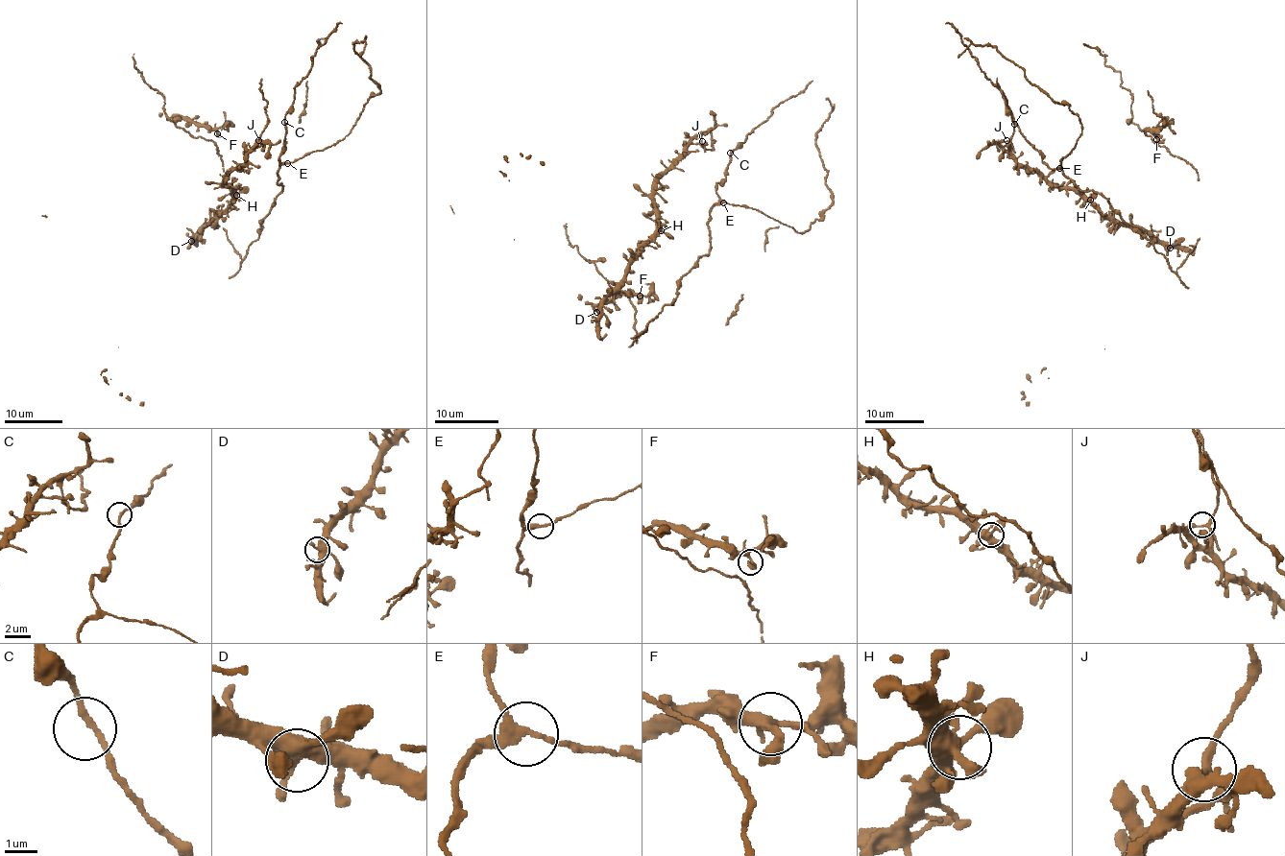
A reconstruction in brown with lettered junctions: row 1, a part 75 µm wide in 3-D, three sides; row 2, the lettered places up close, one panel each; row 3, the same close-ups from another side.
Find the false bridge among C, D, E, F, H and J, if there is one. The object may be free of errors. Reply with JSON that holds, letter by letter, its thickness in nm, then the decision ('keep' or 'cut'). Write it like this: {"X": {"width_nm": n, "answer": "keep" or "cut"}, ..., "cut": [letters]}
{"C": {"width_nm": 170, "answer": "keep"}, "D": {"width_nm": 400, "answer": "keep"}, "E": {"width_nm": 280, "answer": "keep"}, "F": {"width_nm": 220, "answer": "keep"}, "H": {"width_nm": 400, "answer": "keep"}, "J": {"width_nm": 200, "answer": "cut"}, "cut": ["J"]}

